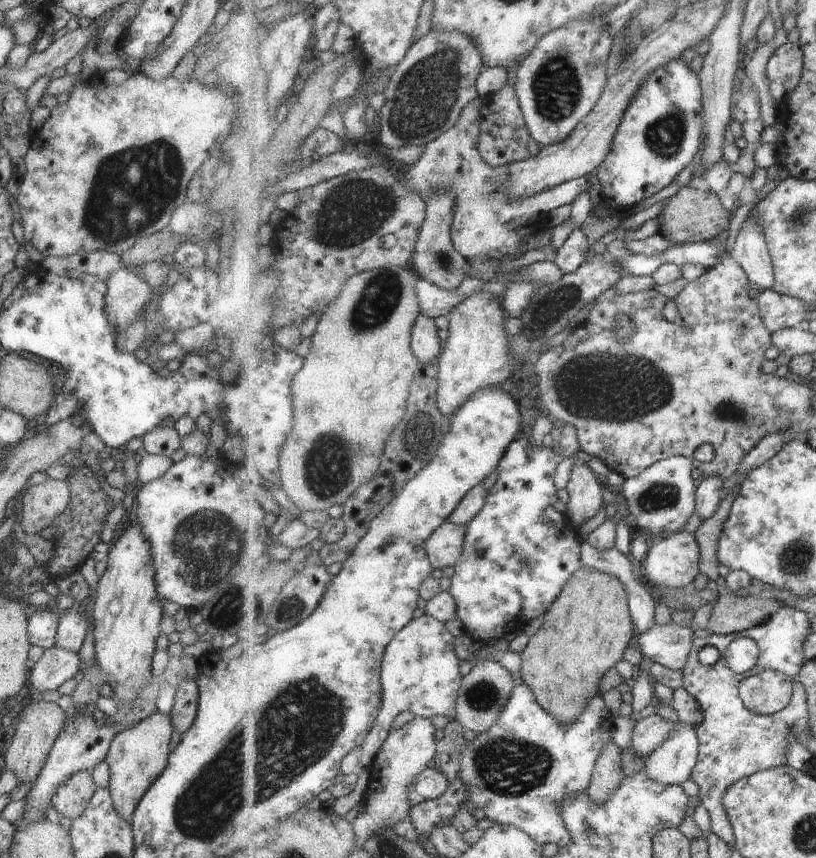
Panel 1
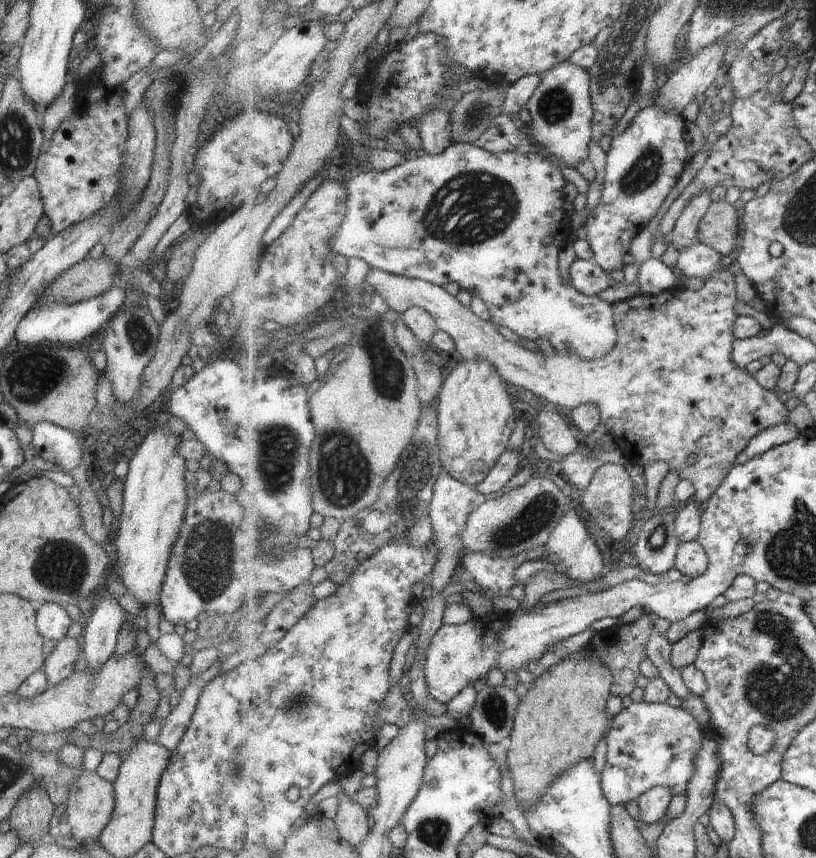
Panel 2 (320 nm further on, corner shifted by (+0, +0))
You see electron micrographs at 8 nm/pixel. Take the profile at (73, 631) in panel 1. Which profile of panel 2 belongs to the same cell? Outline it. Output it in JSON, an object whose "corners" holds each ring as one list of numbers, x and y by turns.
{"corners":[[64,637,57,641,51,653,44,658,42,670,45,672,48,687,65,680,74,670,74,662,82,652,81,642,77,639]]}

